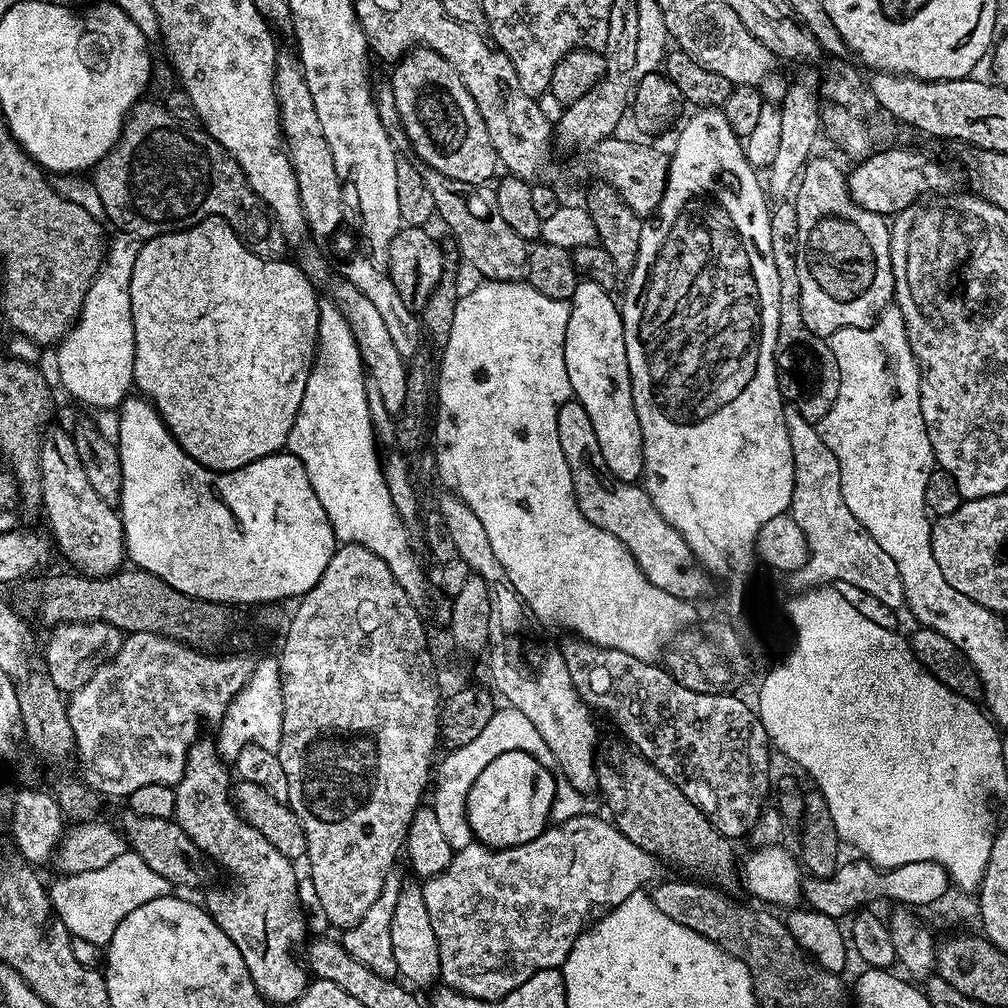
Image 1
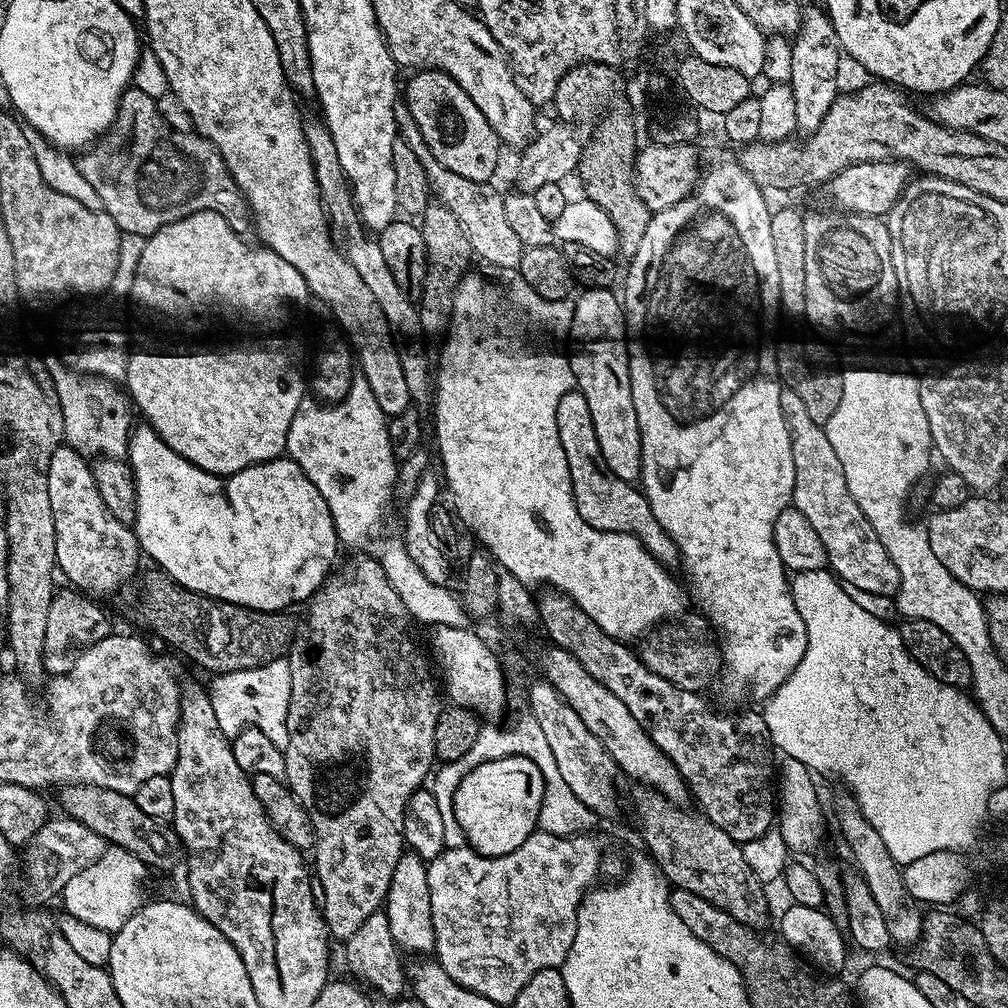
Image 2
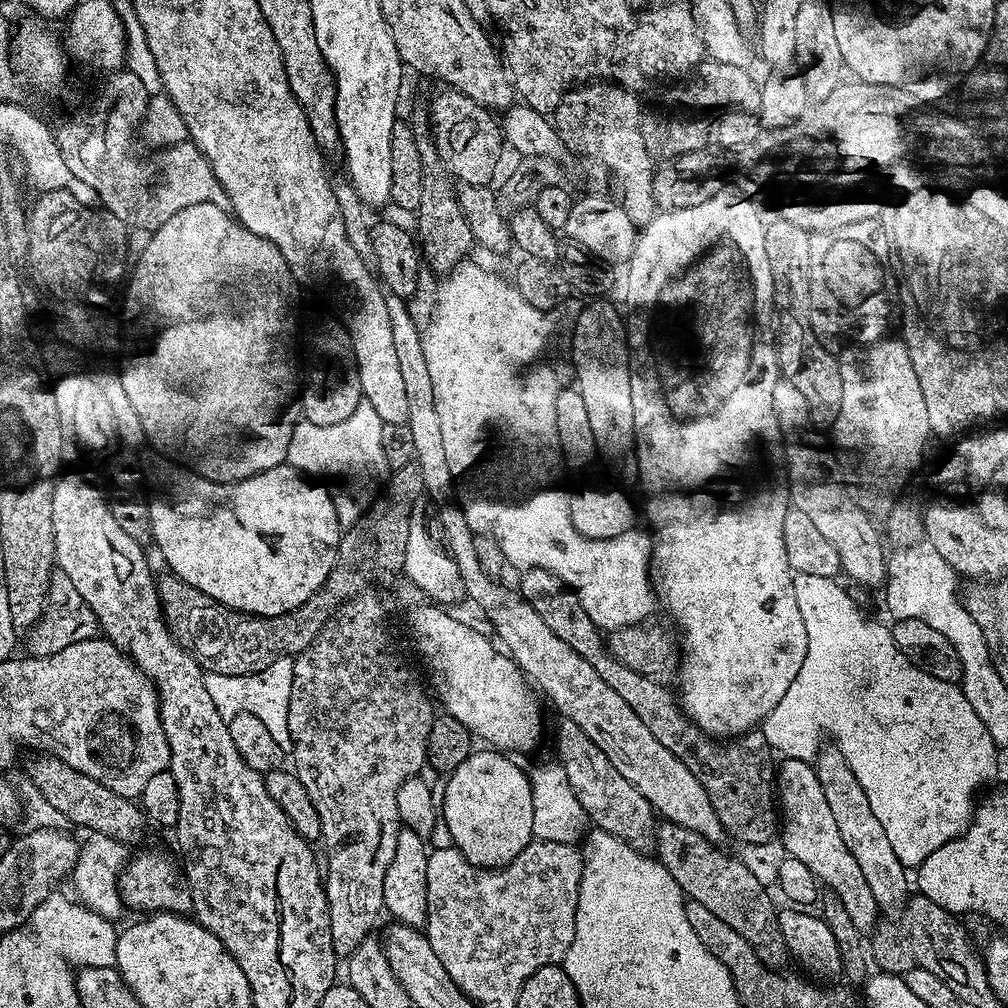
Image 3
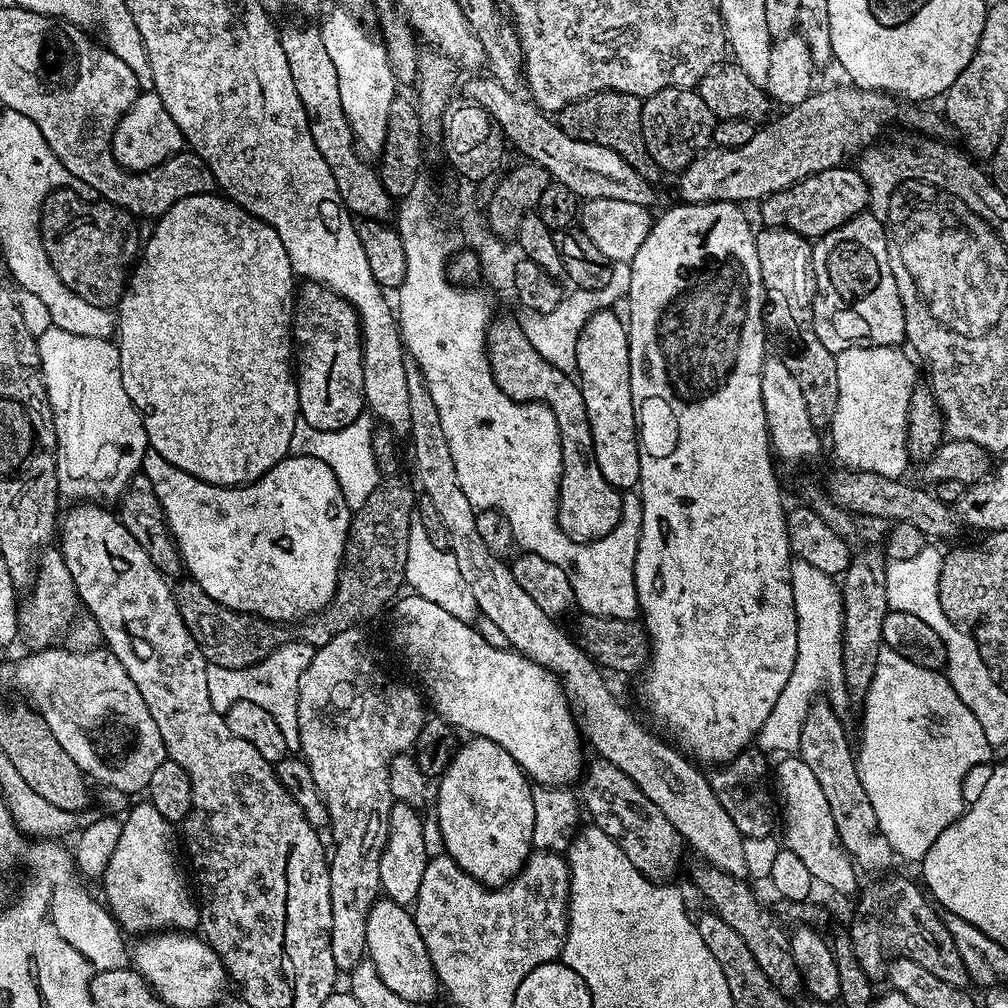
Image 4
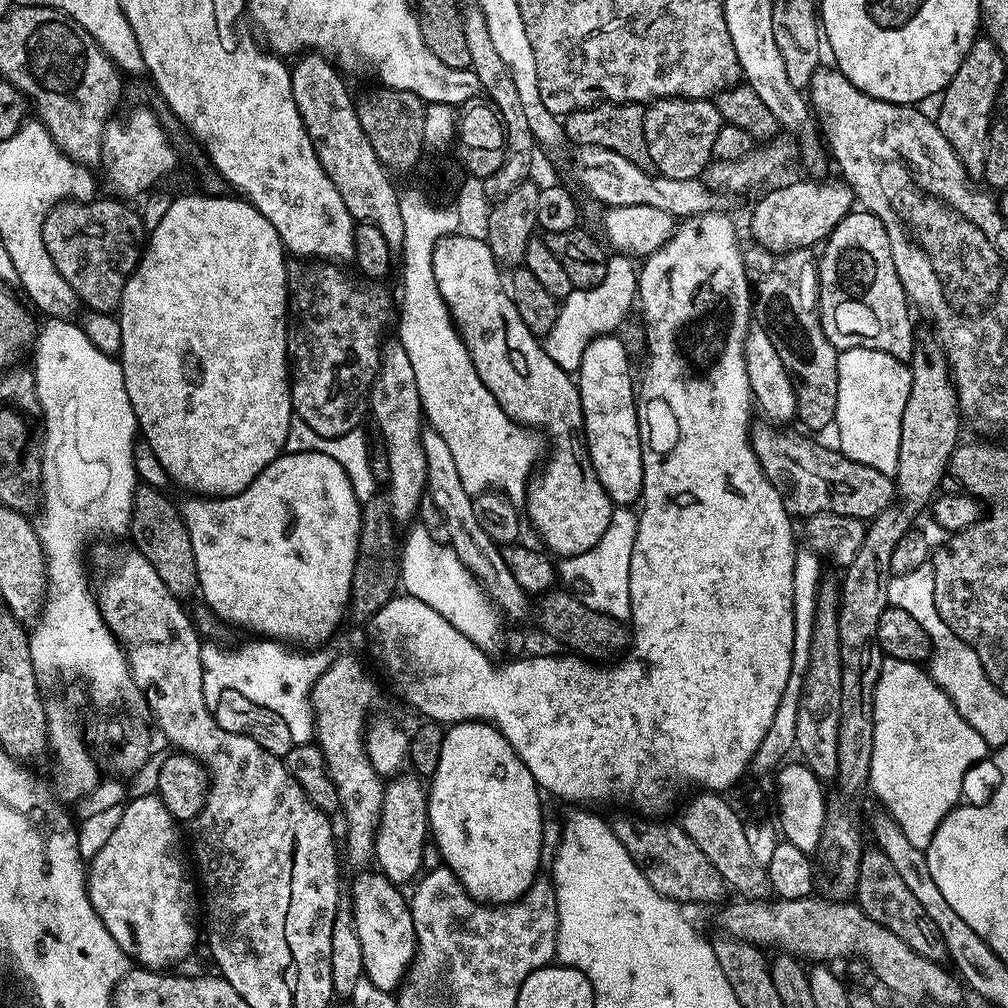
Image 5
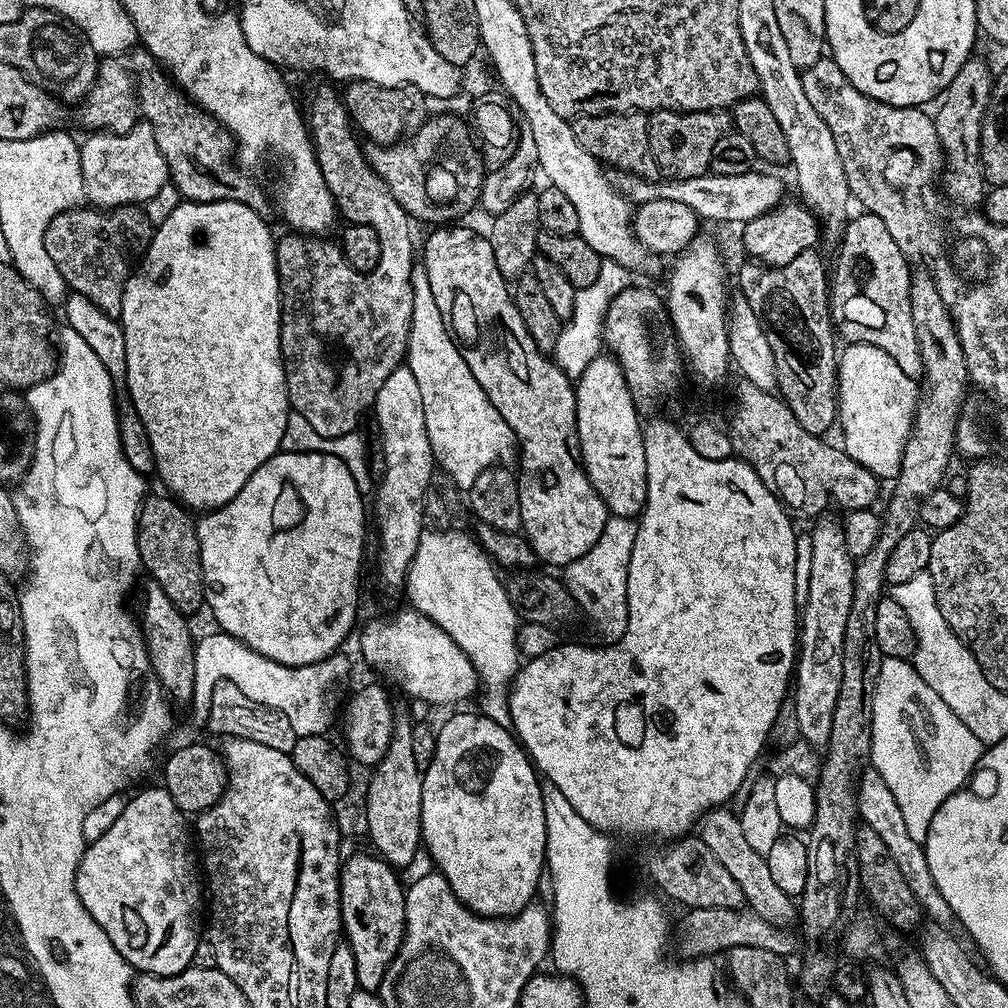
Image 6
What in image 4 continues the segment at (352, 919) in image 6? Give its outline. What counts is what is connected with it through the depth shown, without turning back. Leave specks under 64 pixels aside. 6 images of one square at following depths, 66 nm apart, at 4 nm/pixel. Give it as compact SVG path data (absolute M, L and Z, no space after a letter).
M387 898L377 899L366 918L366 946L367 959L371 960L382 982L386 982L394 994L406 998L413 1006L434 999L436 992L438 996L441 986L430 962L426 942L422 942L422 934L418 934L415 915L405 905L395 904Z

